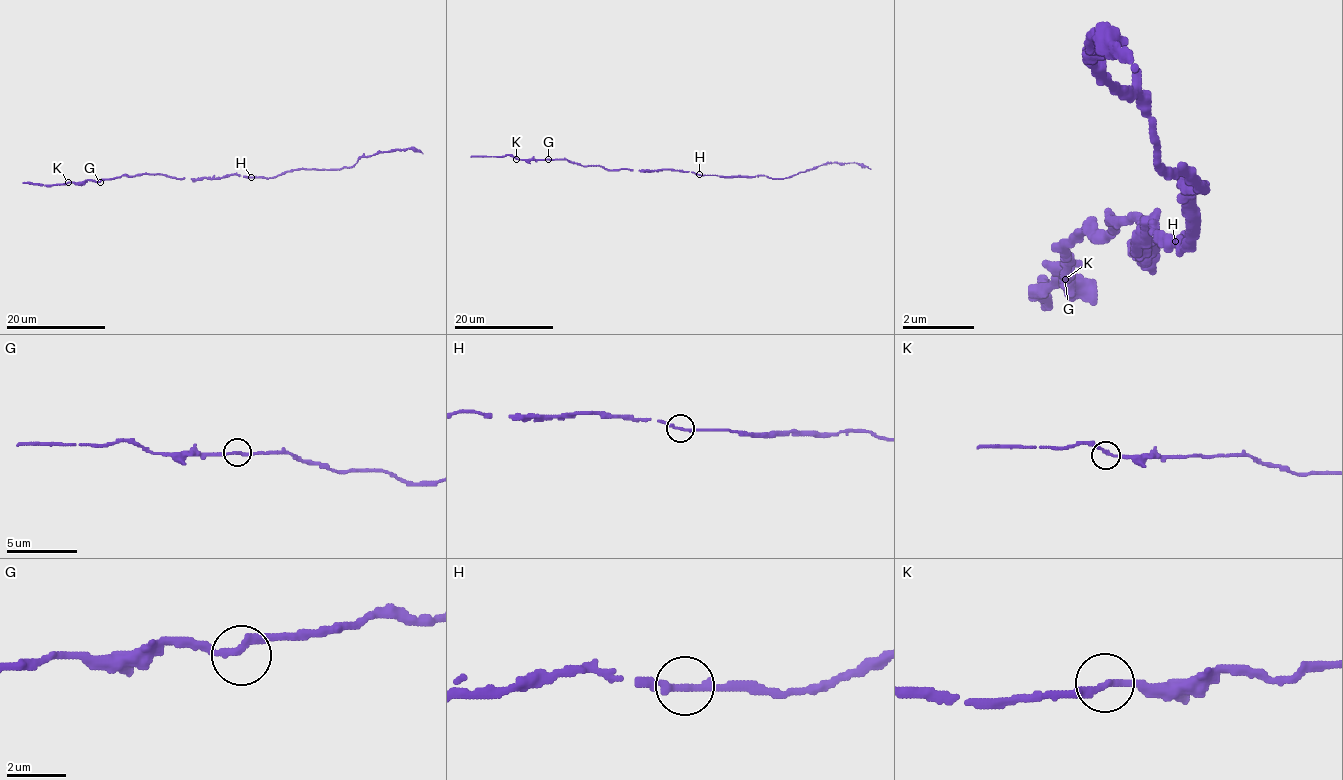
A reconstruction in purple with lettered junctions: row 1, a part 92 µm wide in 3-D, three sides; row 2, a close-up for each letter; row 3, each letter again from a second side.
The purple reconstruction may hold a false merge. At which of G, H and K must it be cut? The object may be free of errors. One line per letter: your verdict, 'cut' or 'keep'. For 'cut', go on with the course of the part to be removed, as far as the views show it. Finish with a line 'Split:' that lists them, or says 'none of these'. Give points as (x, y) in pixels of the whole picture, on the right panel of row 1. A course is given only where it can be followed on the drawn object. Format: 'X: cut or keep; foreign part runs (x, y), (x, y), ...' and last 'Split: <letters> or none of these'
G: keep
H: keep
K: keep
Split: none of these

